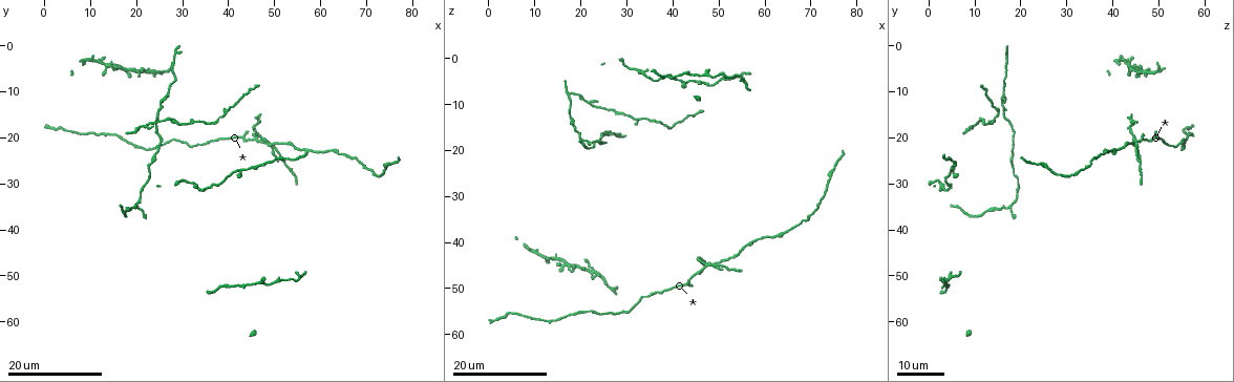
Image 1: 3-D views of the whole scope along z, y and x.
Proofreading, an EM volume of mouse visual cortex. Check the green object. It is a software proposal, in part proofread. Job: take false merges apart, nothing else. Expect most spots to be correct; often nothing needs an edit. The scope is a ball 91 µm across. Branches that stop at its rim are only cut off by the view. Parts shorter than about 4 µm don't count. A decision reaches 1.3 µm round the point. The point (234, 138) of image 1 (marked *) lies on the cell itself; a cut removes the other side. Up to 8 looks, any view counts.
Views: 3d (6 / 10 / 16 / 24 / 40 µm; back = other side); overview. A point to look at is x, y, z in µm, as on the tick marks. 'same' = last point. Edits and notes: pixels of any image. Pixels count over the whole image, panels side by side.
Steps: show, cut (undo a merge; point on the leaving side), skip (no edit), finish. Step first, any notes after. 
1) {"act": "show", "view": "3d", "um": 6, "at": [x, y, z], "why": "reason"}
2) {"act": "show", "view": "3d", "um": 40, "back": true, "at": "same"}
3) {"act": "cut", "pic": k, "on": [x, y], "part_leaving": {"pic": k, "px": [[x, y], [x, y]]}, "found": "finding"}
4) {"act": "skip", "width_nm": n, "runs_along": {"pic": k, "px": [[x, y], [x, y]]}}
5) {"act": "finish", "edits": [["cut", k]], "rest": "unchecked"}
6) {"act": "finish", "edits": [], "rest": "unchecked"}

{"act": "show", "view": "3d", "um": 24, "at": [22.5, 5.5, 46.0], "why": "three arms meet"}

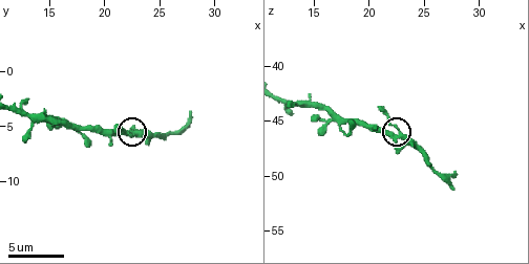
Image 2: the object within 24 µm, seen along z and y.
{"act": "show", "view": "3d", "um": 10, "at": [22.6, 5.8, 46.2]}

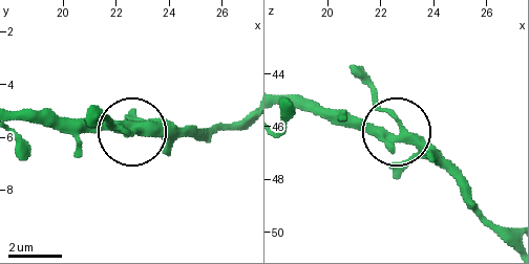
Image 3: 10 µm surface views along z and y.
{"act": "skip", "found": "one cell here"}

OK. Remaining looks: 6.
{"act": "show", "view": "3d", "um": 24, "at": [64.0, 23.5, 38.0], "why": "thick turns thin"}

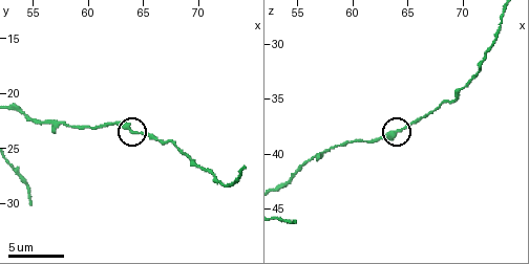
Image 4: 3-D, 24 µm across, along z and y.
{"act": "show", "view": "3d", "um": 10, "at": [64.2, 23.4, 37.8]}

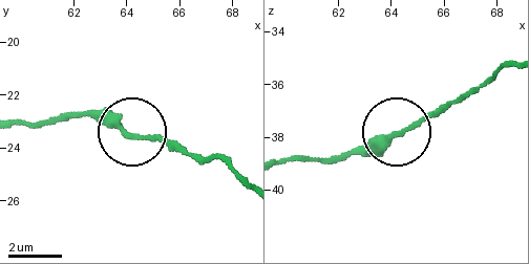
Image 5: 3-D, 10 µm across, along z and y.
{"act": "skip", "width_nm": 250, "runs_along": {"pic": 5, "px": [[286, 161], [374, 152], [466, 89]]}, "found": "all the same cell"}

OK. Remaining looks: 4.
{"act": "show", "view": "3d", "um": 16, "at": [43.0, 27.0, 5.0], "why": "two arms in line, one across"}

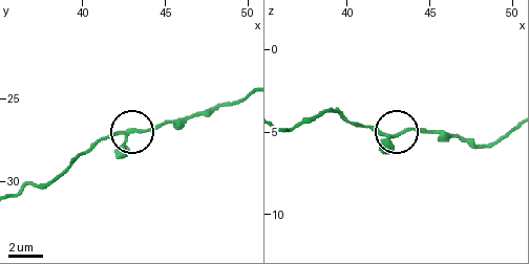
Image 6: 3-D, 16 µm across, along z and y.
{"act": "show", "view": "3d", "um": 6, "at": [43.2, 26.8, 5.1], "why": "zoom in"}

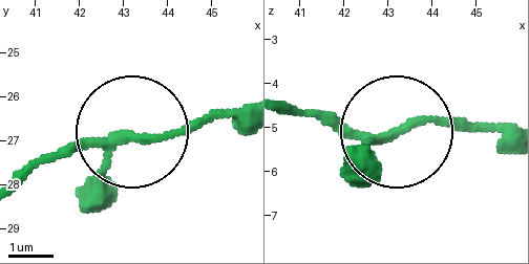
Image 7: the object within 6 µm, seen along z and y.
{"act": "skip", "found": "all the same cell"}

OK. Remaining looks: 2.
{"act": "show", "view": "3d", "um": 24, "at": [49.5, 22.0, 44.5], "why": "looks like a crossing"}

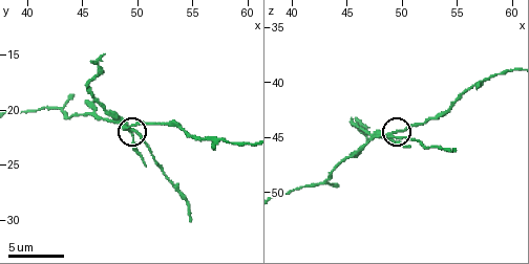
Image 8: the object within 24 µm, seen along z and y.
{"act": "show", "view": "3d", "um": 10, "at": [49.4, 21.6, 45.0]}

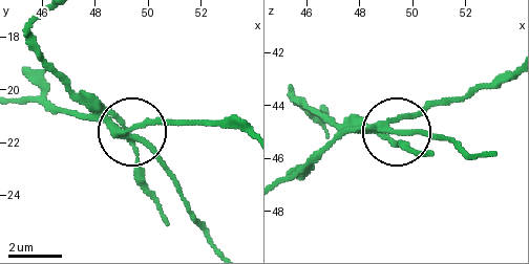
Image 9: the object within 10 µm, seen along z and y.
{"act": "cut", "pic": 9, "on": [83, 93], "width_nm": 250, "part_leaving": {"pic": 9, "px": [[110, 123], [149, 149], [210, 244]]}, "found": "a second cell is stuck on"}

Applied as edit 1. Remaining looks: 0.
{"act": "finish", "edits": [["cut", 9]], "rest": "unchecked"}

